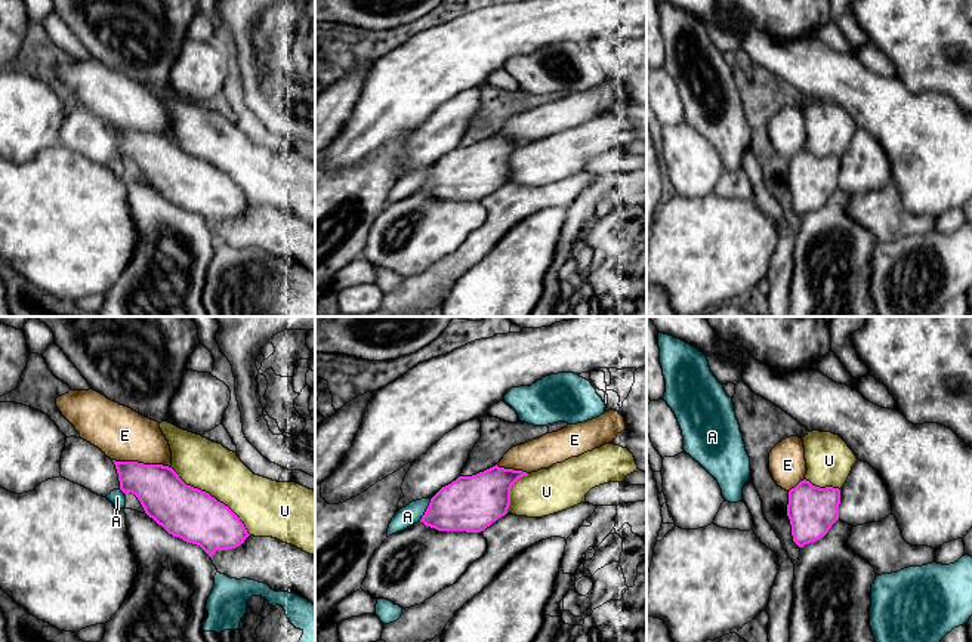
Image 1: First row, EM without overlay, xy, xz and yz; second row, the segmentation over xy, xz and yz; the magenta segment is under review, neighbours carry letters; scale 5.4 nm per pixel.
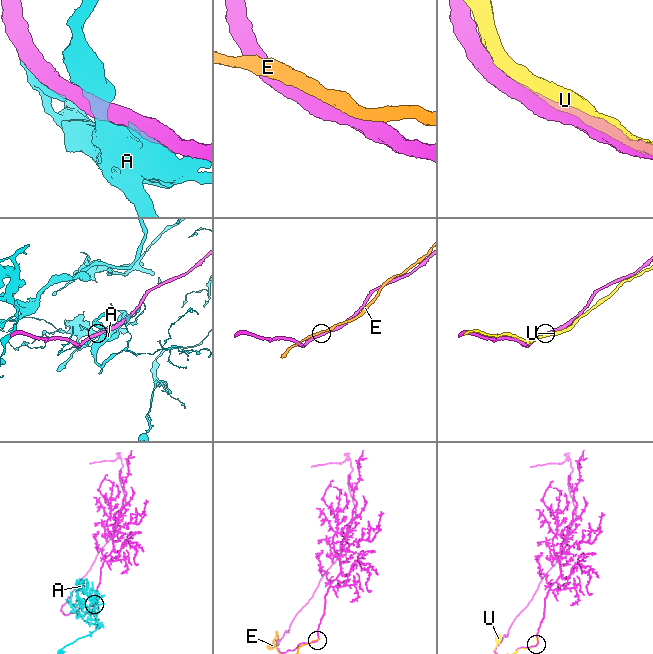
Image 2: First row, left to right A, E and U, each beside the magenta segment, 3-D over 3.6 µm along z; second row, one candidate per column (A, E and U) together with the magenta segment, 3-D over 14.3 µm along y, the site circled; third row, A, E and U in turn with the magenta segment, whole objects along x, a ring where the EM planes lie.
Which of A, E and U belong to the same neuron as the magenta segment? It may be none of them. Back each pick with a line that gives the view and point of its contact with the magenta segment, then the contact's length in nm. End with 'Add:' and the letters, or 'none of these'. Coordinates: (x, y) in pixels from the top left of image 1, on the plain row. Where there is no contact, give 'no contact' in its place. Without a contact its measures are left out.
U: xy (213, 166) | 550 nm
Add: U

